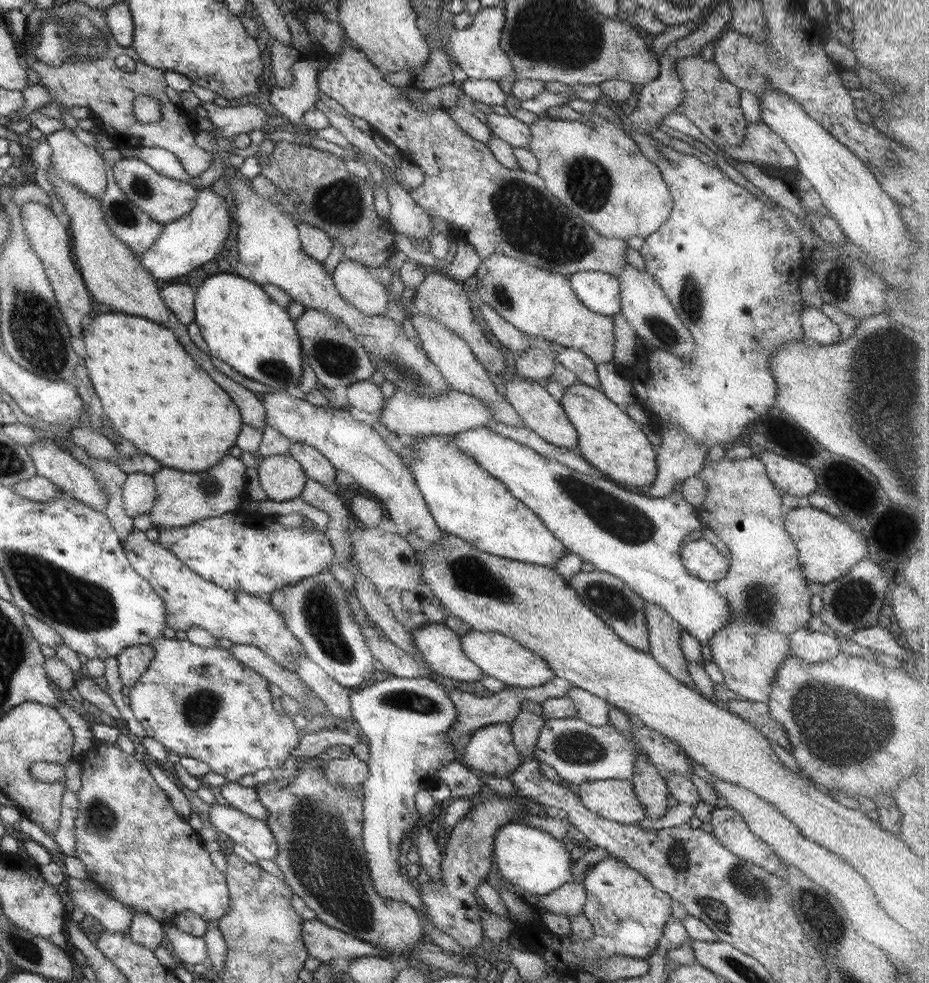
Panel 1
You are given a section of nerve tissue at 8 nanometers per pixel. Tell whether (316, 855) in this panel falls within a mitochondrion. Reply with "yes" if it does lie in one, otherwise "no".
yes

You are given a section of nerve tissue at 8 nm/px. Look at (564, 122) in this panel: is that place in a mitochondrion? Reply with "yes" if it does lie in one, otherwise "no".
no

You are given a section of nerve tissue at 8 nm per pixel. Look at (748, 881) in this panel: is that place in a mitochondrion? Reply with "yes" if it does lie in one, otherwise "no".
yes

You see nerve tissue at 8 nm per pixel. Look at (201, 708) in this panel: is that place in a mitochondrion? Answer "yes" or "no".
yes

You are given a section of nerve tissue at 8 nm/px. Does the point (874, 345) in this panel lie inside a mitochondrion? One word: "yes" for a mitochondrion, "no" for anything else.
yes

